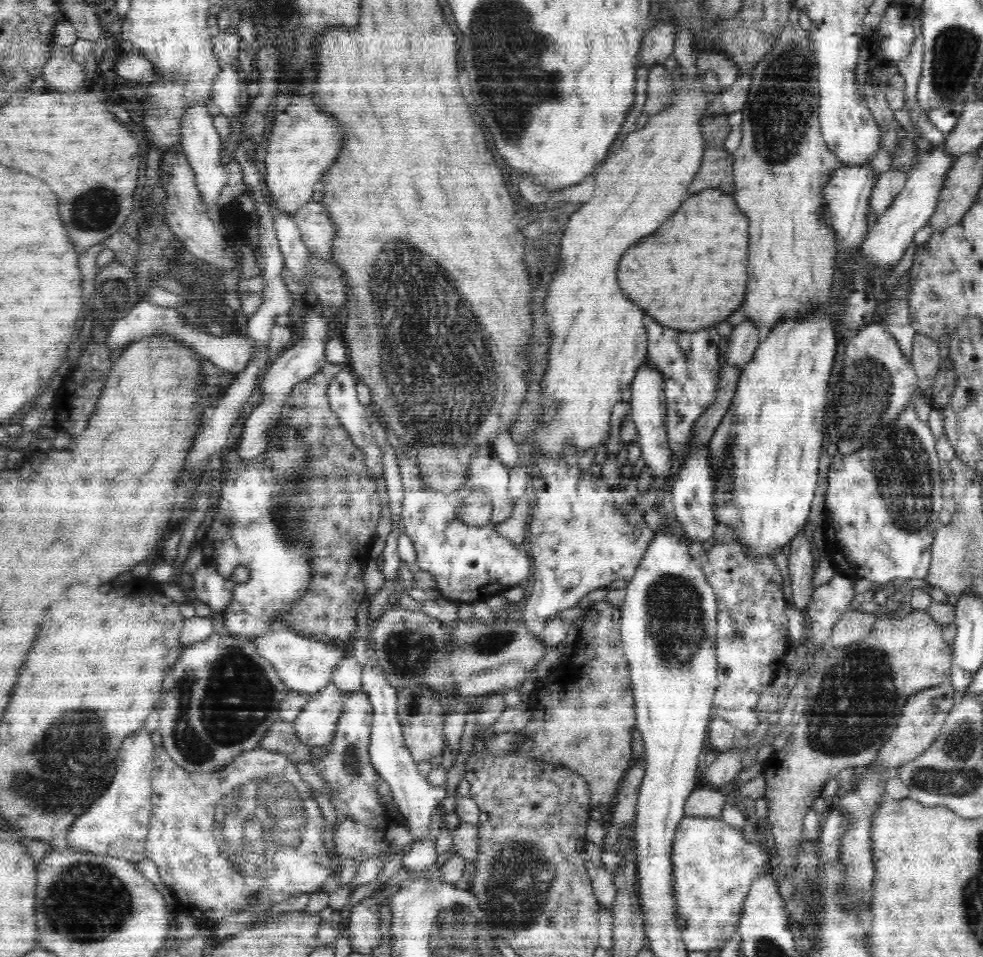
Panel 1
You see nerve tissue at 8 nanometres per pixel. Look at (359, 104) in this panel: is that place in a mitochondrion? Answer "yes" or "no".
no

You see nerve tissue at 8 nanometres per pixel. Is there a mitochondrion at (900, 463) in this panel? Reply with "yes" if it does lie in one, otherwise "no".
yes

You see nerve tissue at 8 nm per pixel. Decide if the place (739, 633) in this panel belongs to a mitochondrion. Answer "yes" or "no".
yes

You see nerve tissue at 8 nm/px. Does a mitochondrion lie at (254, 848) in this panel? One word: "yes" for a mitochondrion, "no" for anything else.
yes

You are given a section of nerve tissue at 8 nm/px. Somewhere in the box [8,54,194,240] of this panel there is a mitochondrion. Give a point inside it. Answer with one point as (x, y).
(96, 208)

